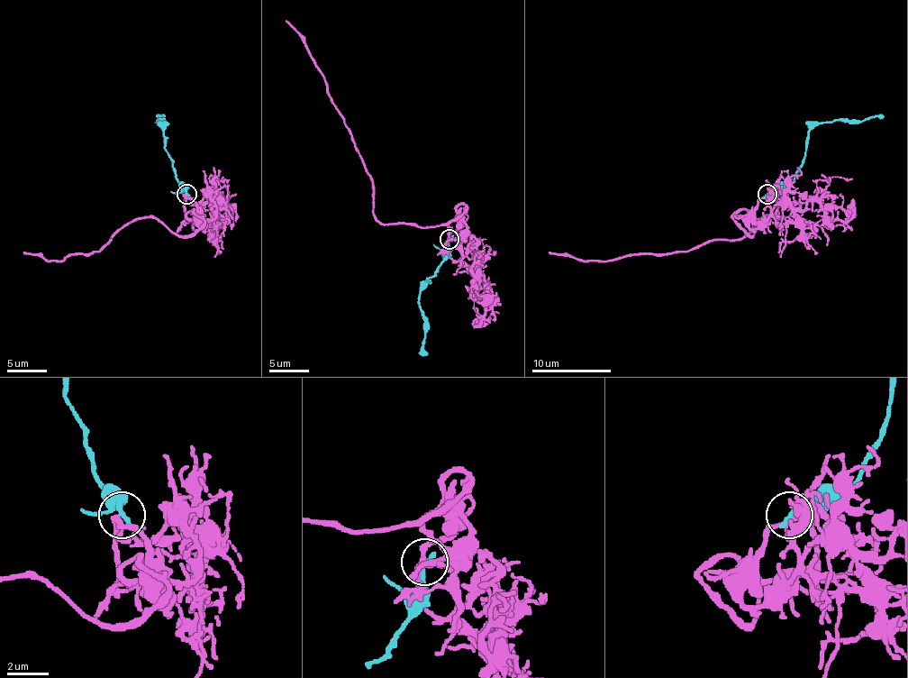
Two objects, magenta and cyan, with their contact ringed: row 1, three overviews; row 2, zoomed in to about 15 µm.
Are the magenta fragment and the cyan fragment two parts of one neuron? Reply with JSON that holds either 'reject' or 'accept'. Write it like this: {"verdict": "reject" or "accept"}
{"verdict": "reject"}

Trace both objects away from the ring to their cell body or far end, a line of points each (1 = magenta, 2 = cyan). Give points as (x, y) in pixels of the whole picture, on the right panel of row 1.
1: (768, 193), (745, 231), (755, 233), (753, 216), (740, 238), (603, 261), (549, 252)
2: (767, 193), (785, 187), (794, 177), (806, 148), (808, 133), (818, 123), (879, 115), (883, 118)

